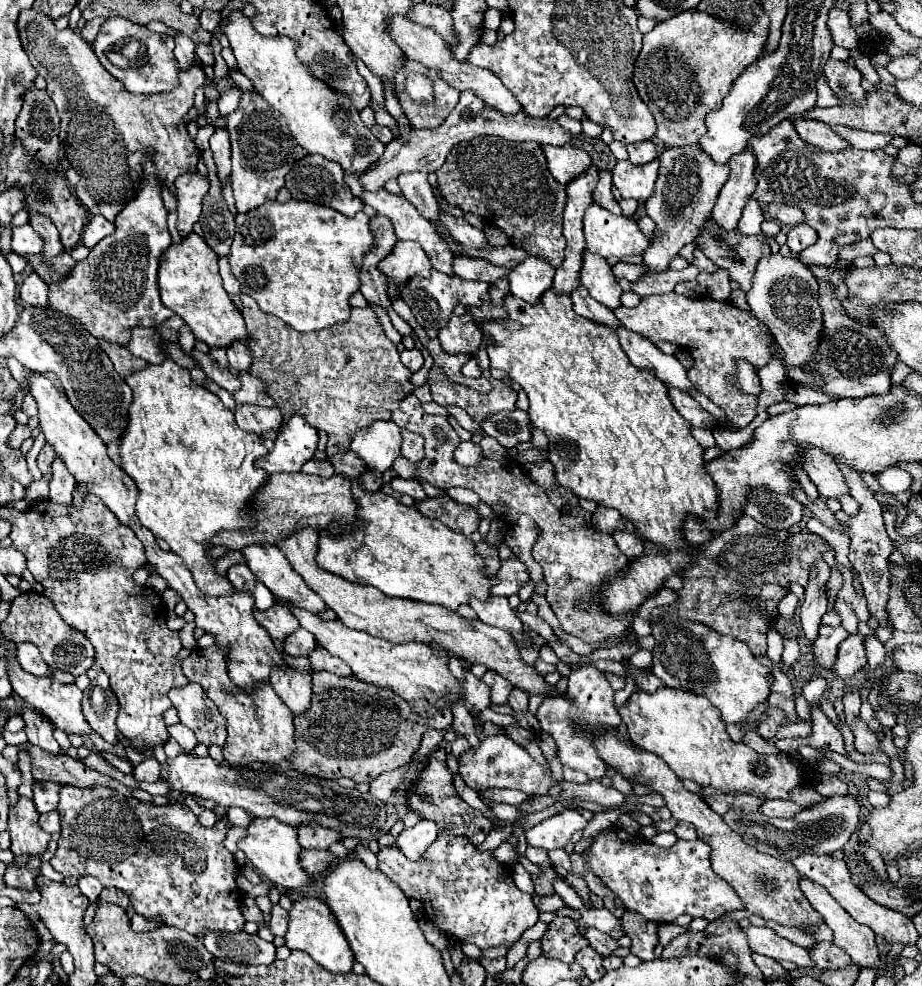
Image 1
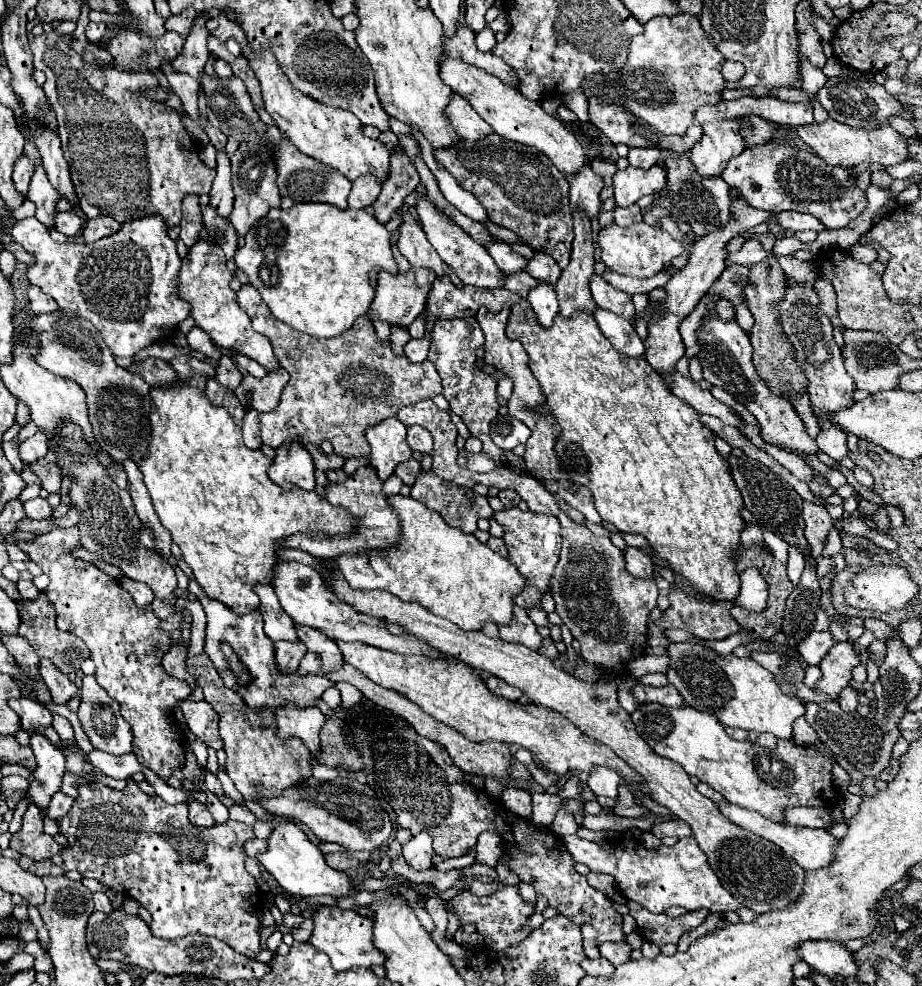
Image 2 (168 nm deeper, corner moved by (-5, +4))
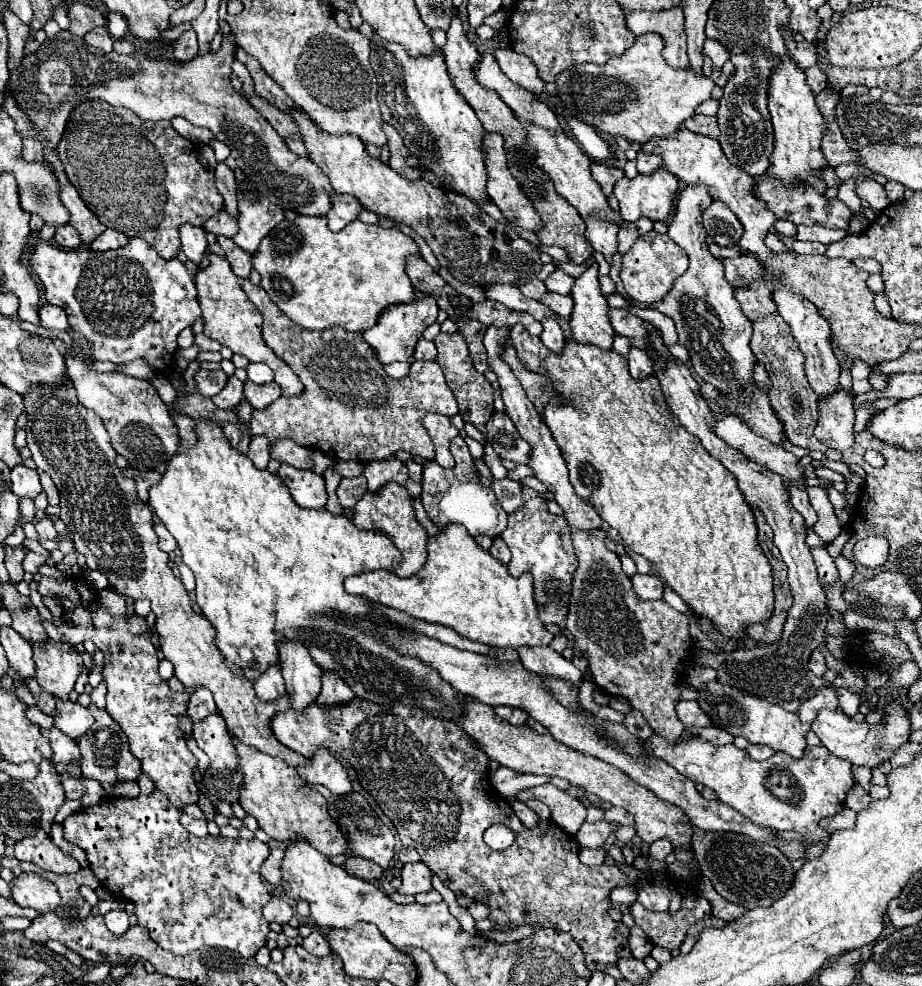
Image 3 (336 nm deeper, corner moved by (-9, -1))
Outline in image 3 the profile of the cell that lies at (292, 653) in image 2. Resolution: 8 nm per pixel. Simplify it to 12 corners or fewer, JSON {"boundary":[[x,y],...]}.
{"boundary":[[272,664],[262,672],[254,690],[260,700],[286,692],[282,670]]}

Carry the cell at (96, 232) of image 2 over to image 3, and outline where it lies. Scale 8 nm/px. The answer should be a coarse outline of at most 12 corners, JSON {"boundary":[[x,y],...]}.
{"boundary":[[104,230],[90,244],[92,250],[114,250],[128,244],[118,230]]}

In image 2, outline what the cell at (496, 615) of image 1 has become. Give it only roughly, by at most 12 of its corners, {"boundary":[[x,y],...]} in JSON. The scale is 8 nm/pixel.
{"boundary":[[514,607],[512,625],[500,627],[508,643],[526,645],[532,651],[542,639],[528,613]]}

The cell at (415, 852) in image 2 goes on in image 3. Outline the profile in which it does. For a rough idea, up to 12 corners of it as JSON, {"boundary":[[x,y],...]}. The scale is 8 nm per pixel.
{"boundary":[[408,862],[400,870],[400,894],[432,890],[426,862]]}

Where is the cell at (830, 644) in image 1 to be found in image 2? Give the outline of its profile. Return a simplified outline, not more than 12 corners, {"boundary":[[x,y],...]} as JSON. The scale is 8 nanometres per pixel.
{"boundary":[[814,631],[798,651],[808,665],[820,665],[830,651],[830,631]]}

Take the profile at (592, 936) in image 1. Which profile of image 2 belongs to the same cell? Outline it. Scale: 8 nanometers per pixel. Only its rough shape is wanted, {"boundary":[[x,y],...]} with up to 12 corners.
{"boundary":[[602,943],[602,957],[612,965],[630,961],[632,947],[622,943]]}

